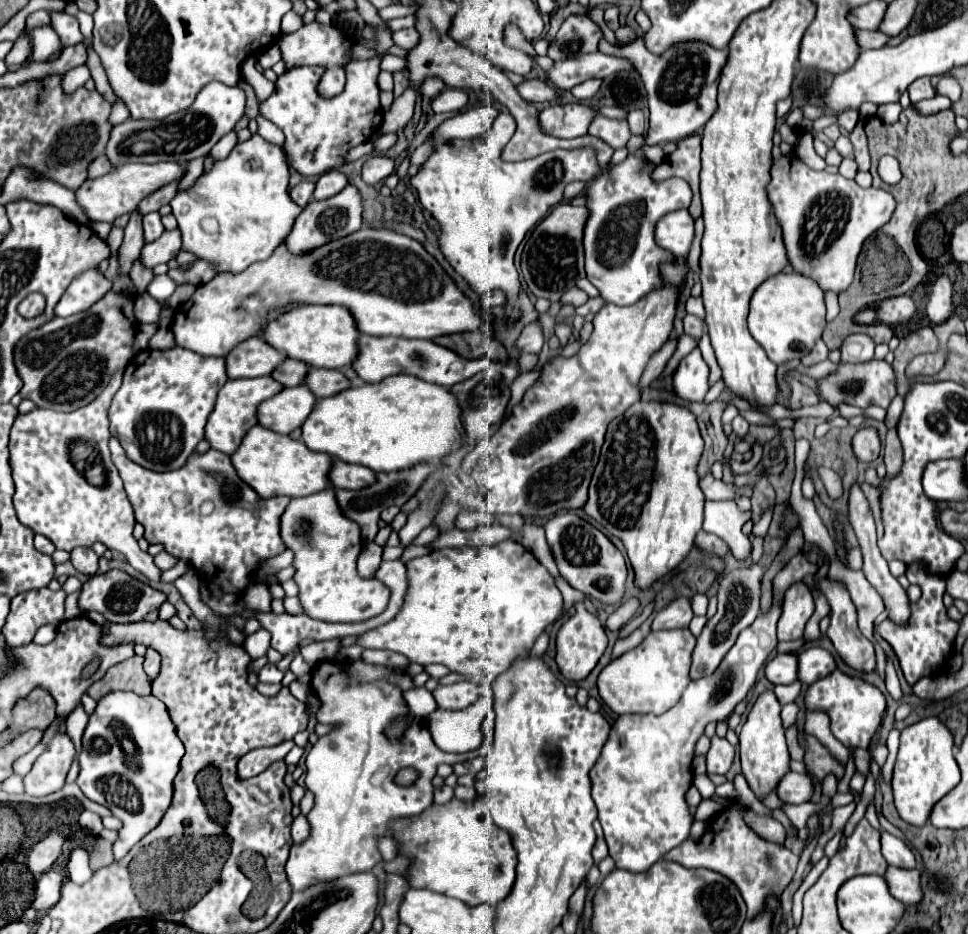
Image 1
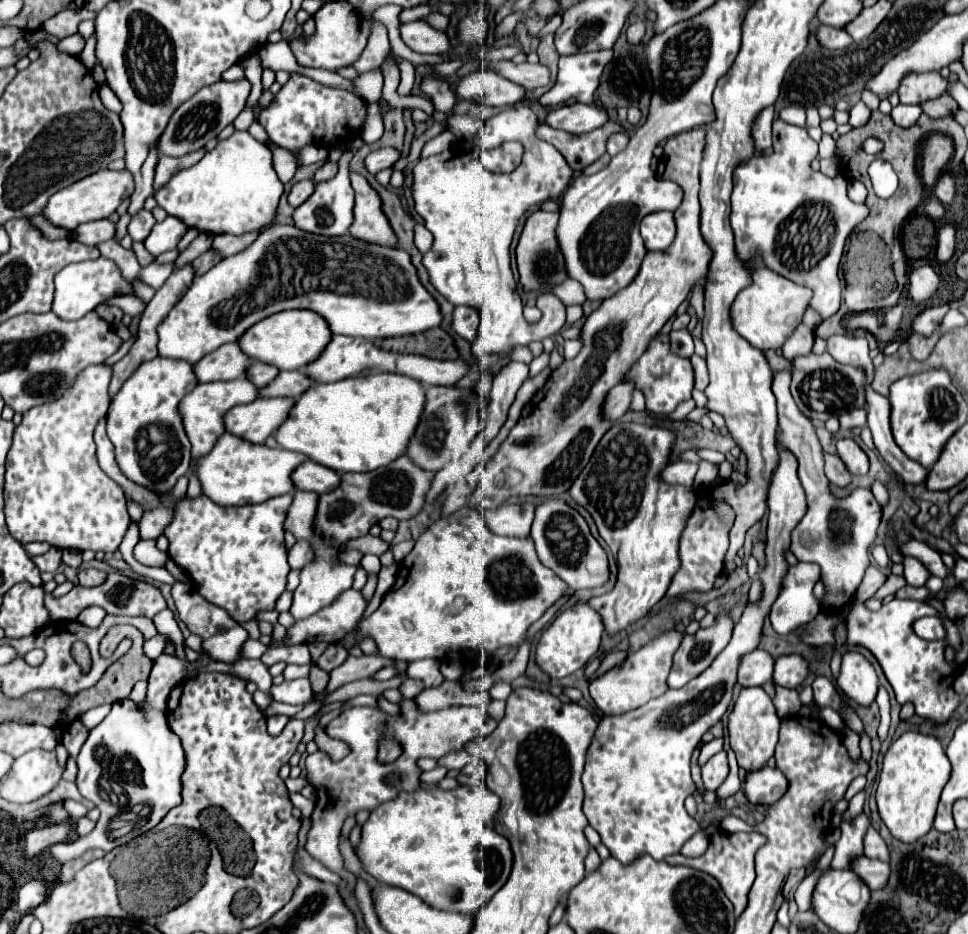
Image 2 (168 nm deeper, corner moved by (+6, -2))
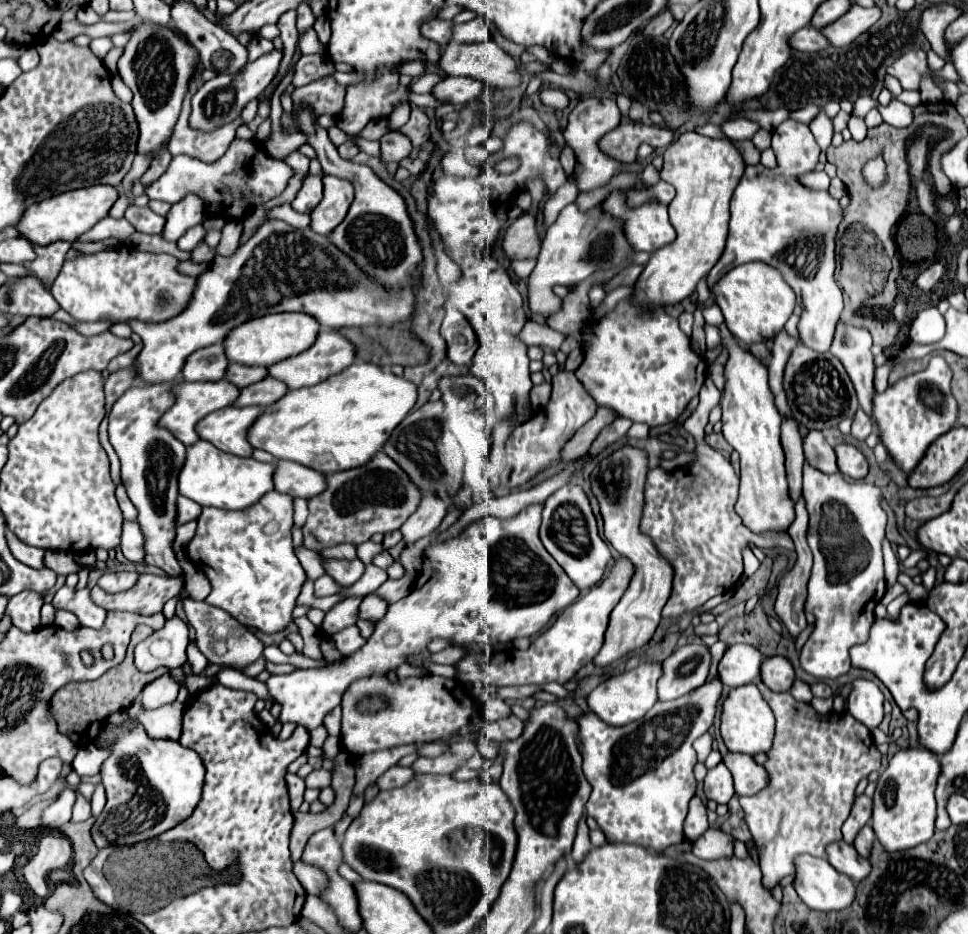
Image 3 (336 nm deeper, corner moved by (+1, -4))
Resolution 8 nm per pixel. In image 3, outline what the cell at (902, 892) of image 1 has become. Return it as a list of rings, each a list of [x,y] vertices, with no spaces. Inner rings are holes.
[[[835,841],[827,845],[827,861],[843,875],[847,875],[851,881],[861,881],[869,875],[871,863],[869,859],[861,857],[853,845],[845,841]]]

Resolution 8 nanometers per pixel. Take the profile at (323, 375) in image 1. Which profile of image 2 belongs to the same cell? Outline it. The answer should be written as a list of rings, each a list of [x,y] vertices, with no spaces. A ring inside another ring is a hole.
[[[280,371],[280,375],[268,387],[260,389],[260,397],[292,397],[292,399],[298,399],[312,385],[314,385],[314,379],[306,377],[304,371]]]

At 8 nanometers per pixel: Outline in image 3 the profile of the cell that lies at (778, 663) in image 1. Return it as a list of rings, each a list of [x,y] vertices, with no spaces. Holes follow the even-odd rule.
[[[731,645],[719,661],[719,679],[727,687],[741,687],[759,677],[763,655],[751,645]]]

